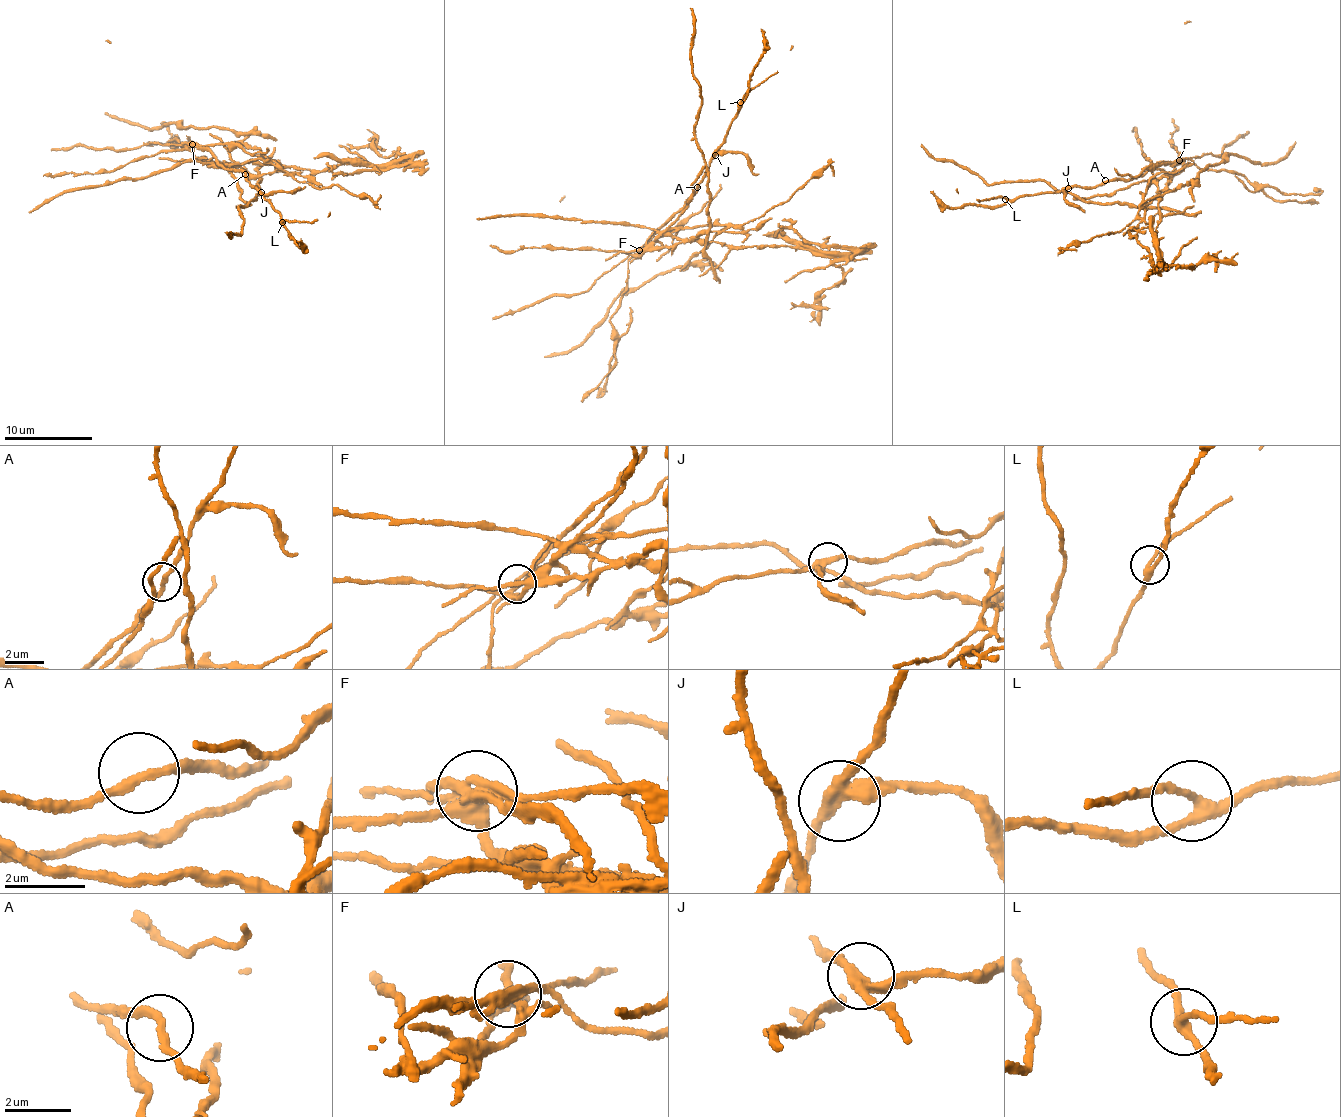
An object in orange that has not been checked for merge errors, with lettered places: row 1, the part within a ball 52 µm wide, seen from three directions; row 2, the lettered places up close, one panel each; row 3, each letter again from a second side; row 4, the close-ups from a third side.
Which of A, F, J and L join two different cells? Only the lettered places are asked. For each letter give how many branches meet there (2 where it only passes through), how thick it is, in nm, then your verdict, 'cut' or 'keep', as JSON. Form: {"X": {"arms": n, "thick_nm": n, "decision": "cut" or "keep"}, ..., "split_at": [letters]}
{"A": {"arms": 2, "thick_nm": 220, "decision": "keep"}, "F": {"arms": 3, "thick_nm": 220, "decision": "cut"}, "J": {"arms": 3, "thick_nm": 280, "decision": "cut"}, "L": {"arms": 3, "thick_nm": 240, "decision": "keep"}, "split_at": ["F", "J"]}

